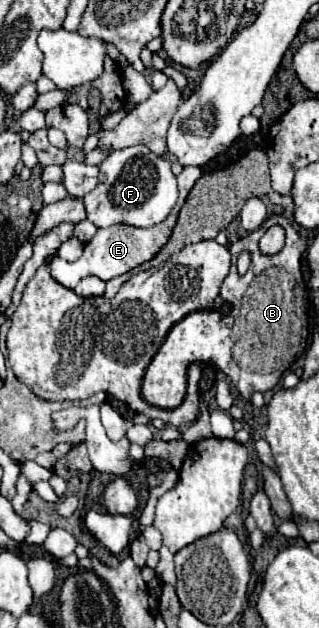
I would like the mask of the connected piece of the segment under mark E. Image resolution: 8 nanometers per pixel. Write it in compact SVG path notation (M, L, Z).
M184 167L182 173L176 177L178 179L178 189L180 189L180 197L178 197L178 203L172 207L168 219L164 219L162 223L154 225L154 227L148 227L148 229L140 229L140 227L132 227L132 225L112 225L112 227L106 227L106 229L98 229L96 235L92 237L92 241L88 241L84 245L84 253L78 261L74 263L68 263L68 261L62 261L62 259L56 259L52 261L50 265L50 273L52 277L68 287L68 289L74 289L76 283L88 275L94 275L94 277L100 277L102 281L110 281L122 273L128 273L132 271L134 267L150 261L164 245L166 241L170 239L172 235L172 229L174 229L174 223L176 223L176 217L178 217L178 211L186 199L186 195L190 193L190 189L194 187L196 179L200 177L200 169L198 167Z

